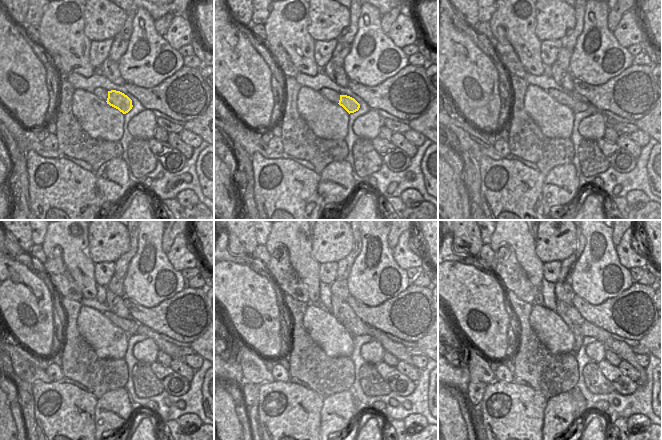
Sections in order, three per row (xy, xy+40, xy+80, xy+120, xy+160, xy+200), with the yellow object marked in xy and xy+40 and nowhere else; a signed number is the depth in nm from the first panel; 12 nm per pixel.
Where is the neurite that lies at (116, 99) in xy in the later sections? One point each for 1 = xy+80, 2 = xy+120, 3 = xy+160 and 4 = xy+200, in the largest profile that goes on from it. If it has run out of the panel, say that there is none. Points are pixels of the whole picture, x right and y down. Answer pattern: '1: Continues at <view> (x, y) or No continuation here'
1: Continues at xy+80 (580, 106)
2: Continues at xy+120 (173, 351)
3: Continues at xy+160 (398, 350)
4: Continues at xy+200 (624, 351).

